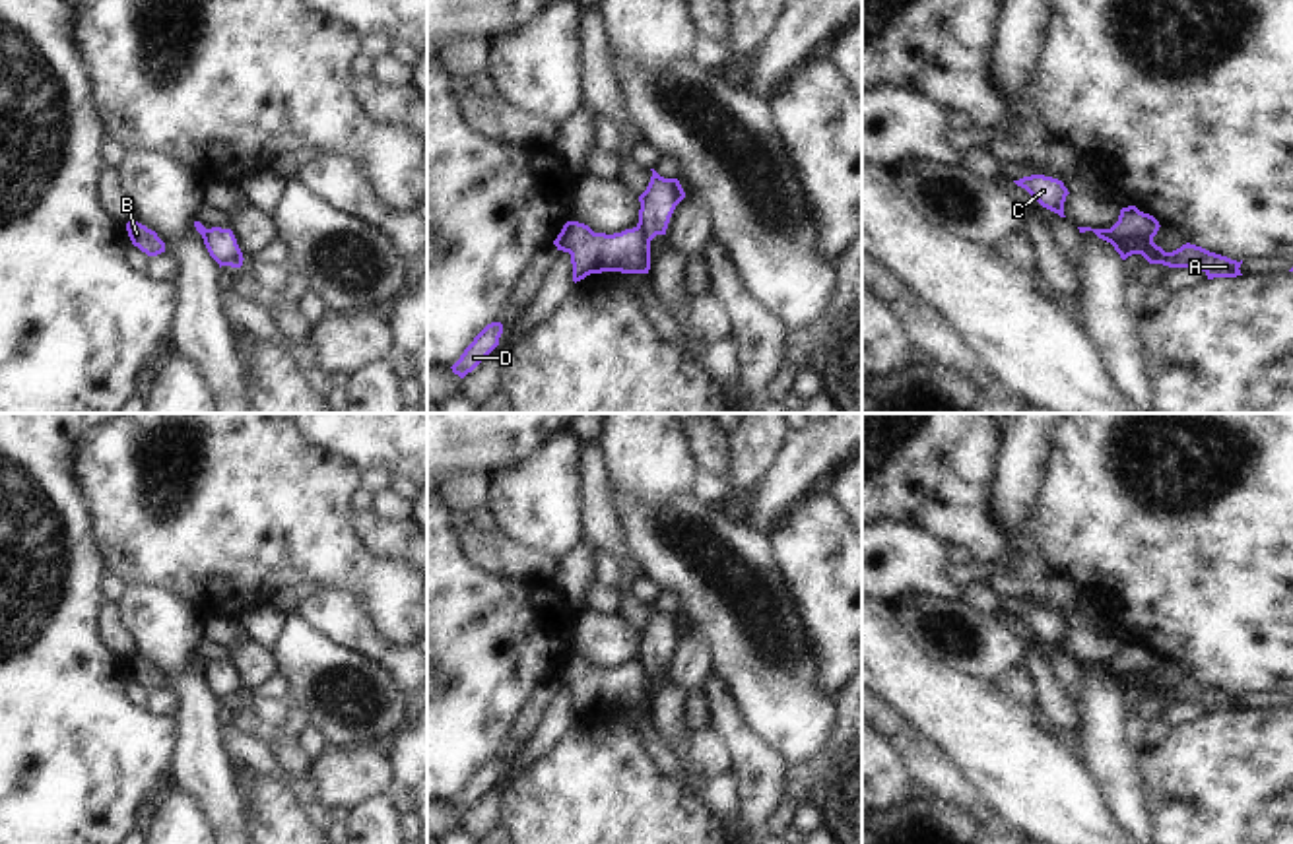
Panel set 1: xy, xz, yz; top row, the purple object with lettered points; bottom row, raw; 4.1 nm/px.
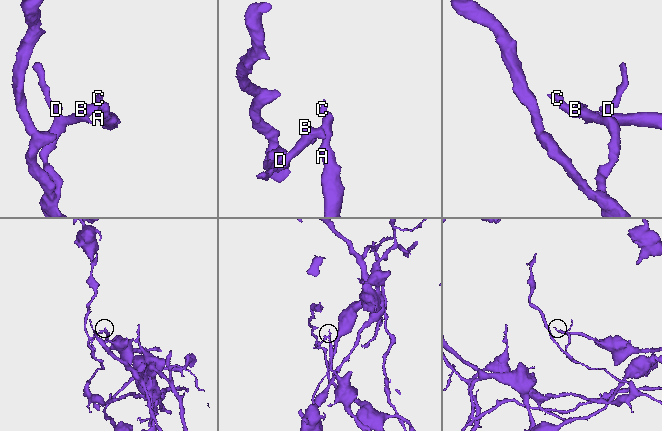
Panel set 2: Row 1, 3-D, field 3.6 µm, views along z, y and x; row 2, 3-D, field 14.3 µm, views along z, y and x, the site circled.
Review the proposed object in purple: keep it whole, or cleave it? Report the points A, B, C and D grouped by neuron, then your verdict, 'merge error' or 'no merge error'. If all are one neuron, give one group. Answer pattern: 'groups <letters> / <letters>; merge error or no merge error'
groups A C / B D; merge error

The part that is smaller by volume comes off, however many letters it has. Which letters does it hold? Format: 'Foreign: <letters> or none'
Foreign: B, D.

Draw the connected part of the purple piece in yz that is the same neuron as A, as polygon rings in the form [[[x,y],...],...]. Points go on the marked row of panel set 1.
[[[1078,227],[1078,229],[1079,233],[1093,231],[1099,239],[1111,243],[1122,260],[1126,260],[1132,254],[1142,254],[1149,264],[1200,270],[1208,276],[1208,279],[1243,276],[1239,270],[1243,260],[1237,262],[1190,243],[1182,244],[1173,252],[1165,252],[1161,246],[1153,243],[1153,237],[1120,239],[1111,229],[1091,229],[1091,227]]]

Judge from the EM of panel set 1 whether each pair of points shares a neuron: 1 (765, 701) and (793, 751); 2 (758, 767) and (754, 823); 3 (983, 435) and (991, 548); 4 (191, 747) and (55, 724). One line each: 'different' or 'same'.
1: same
2: same
3: same
4: different

